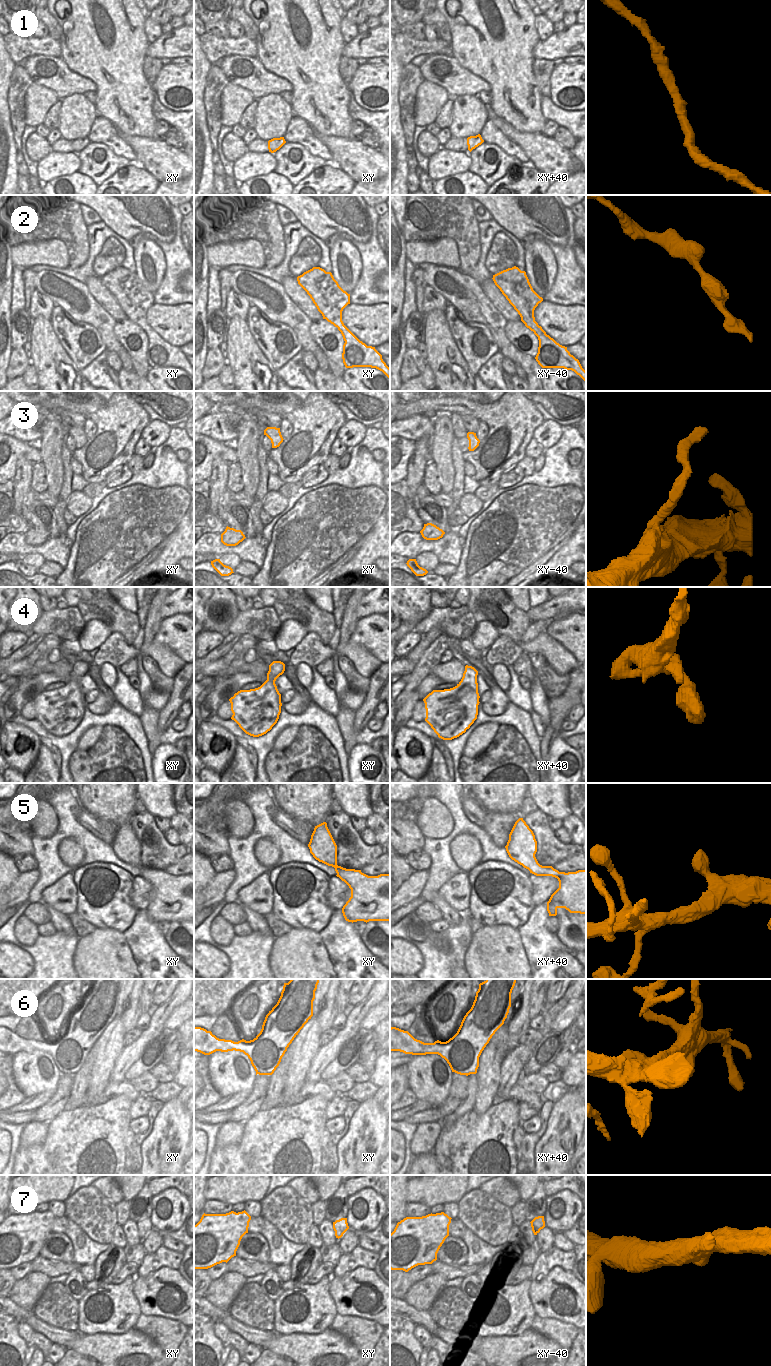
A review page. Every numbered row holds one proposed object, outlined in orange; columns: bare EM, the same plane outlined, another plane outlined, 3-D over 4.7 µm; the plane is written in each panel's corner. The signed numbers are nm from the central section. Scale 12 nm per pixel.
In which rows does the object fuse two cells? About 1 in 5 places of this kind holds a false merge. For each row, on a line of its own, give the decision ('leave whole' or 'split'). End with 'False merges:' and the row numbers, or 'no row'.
1: leave whole
2: leave whole
3: leave whole
4: leave whole
5: leave whole
6: leave whole
7: leave whole
False merges: no row

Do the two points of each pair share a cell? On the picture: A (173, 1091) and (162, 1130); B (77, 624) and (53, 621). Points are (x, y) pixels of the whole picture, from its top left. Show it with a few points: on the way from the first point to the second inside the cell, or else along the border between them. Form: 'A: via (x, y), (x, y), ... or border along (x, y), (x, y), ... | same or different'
A: border along (177, 1096), (164, 1103) | different
B: via (71, 624), (59, 622) | same

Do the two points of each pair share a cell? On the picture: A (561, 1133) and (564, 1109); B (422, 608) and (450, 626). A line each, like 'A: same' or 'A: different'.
A: same
B: different

